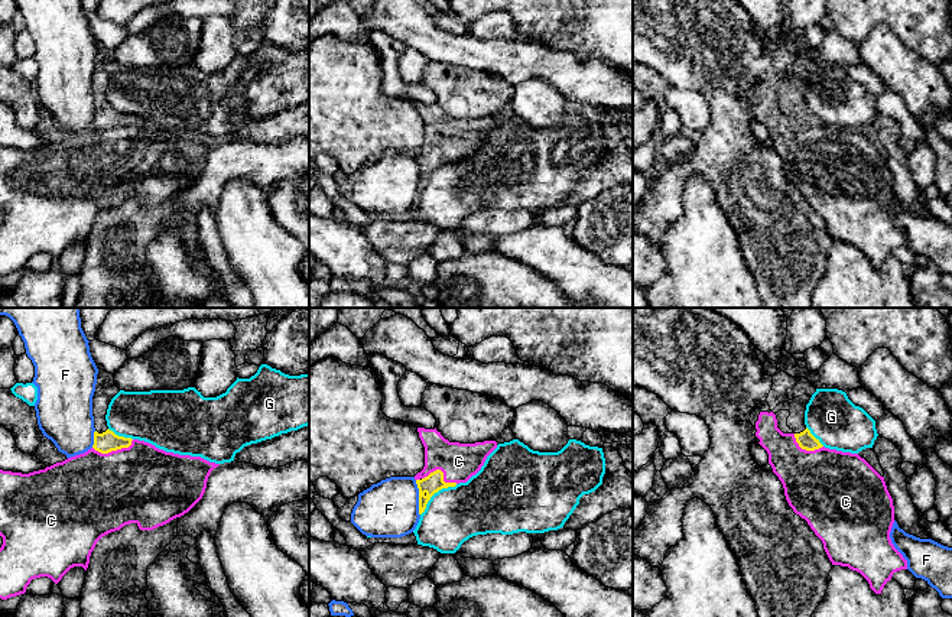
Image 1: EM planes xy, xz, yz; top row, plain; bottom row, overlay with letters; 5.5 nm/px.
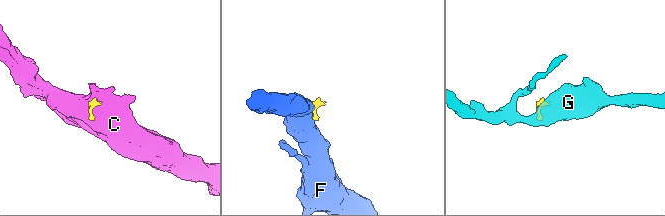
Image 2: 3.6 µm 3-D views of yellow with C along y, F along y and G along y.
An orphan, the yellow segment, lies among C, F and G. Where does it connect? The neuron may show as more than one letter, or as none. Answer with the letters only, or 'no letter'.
C

